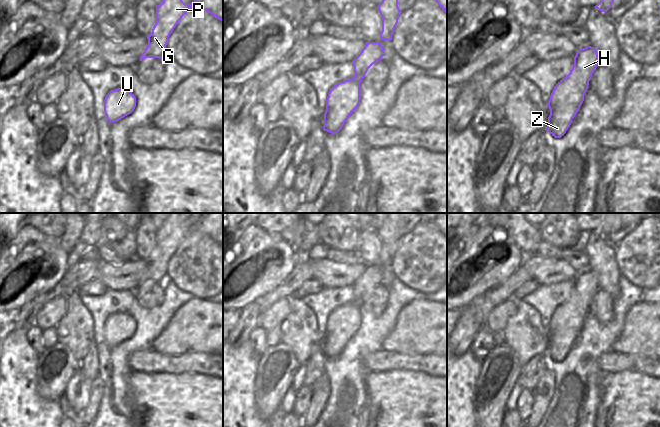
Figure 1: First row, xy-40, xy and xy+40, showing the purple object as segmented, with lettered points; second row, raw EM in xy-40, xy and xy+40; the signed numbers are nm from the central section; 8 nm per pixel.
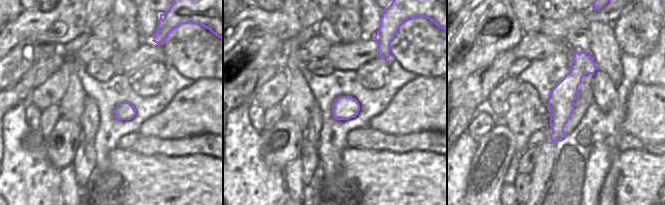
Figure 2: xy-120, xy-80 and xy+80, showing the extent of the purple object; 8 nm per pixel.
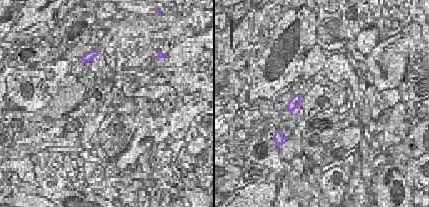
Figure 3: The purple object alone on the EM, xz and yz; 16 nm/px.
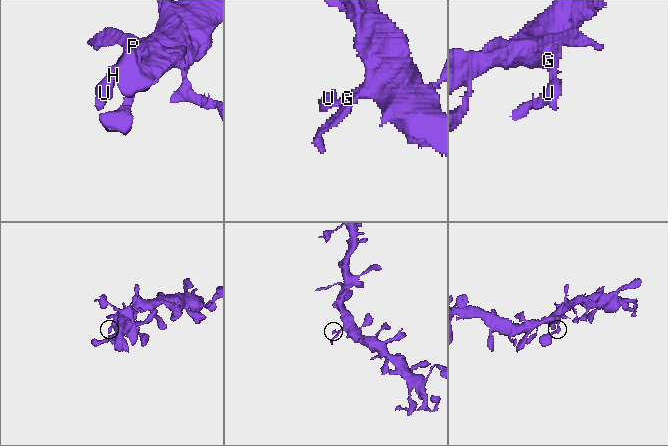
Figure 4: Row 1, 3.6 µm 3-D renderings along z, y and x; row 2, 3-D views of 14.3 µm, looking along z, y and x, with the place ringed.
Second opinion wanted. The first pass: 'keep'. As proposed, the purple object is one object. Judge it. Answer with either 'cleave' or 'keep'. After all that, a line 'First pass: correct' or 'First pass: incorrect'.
keep
First pass: correct

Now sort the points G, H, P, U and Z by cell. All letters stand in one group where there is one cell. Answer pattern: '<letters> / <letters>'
G H P U Z

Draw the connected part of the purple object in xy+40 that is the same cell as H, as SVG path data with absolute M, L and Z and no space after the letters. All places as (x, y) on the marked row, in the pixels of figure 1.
M587 46L580 49L574 57L570 73L554 87L547 105L550 115L546 130L555 138L561 138L573 122L597 65L595 48Z

